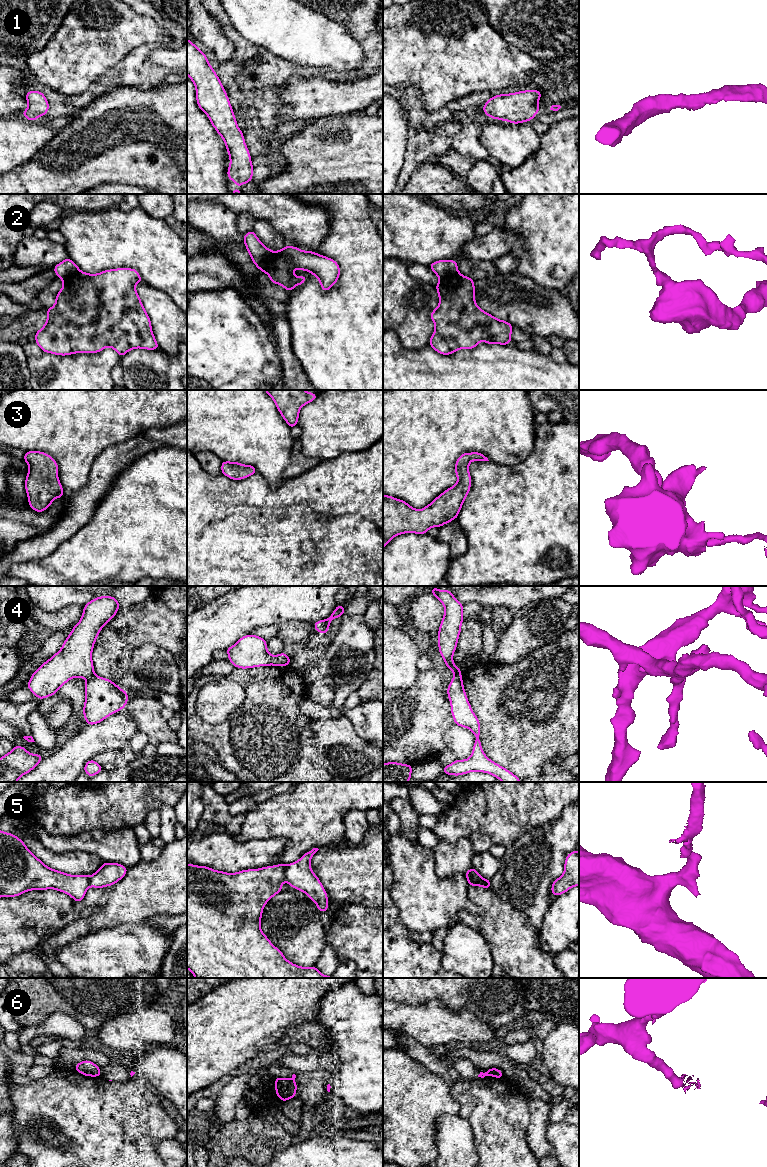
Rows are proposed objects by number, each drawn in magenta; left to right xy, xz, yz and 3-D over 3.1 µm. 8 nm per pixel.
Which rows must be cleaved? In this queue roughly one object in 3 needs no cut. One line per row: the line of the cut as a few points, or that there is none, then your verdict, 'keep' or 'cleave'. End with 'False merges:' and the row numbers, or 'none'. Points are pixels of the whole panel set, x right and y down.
1: no cut | keep
2: xz (272, 251), (261, 270) | cleave
3: no cut | keep
4: xy (94, 674), (87, 680) | cleave
5: yz (467, 877), (486, 879) | cleave
6: xz (293, 1081), (295, 1096) | cleave
False merges: 2, 4, 5, 6

